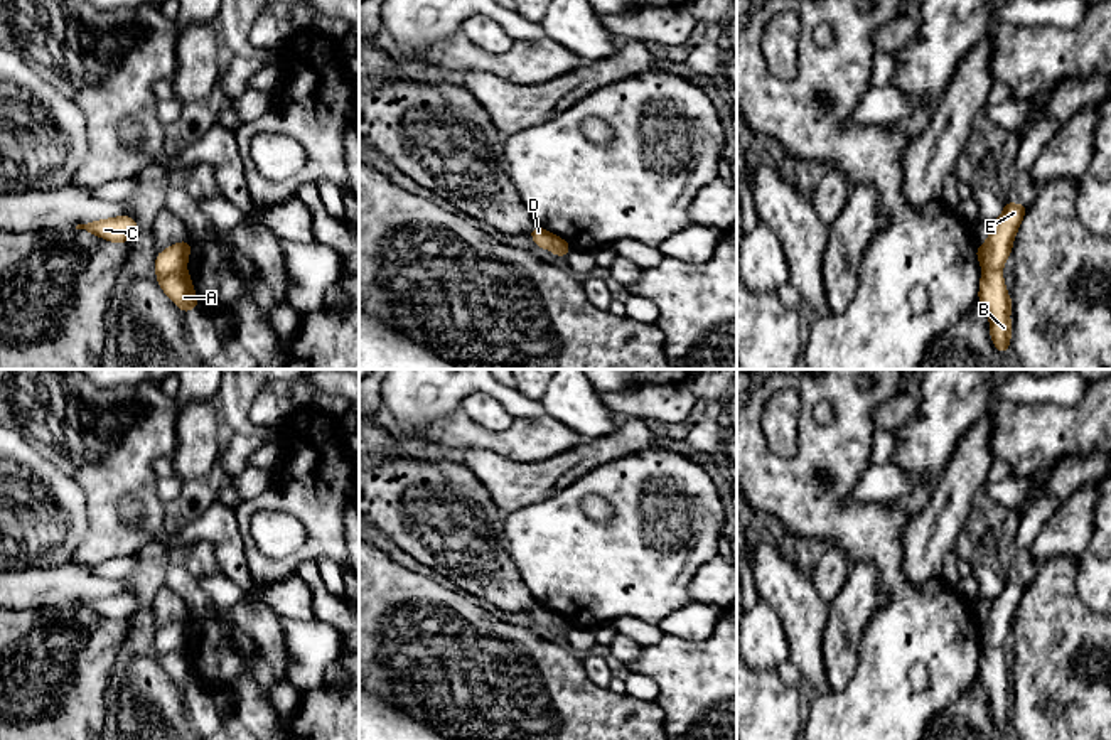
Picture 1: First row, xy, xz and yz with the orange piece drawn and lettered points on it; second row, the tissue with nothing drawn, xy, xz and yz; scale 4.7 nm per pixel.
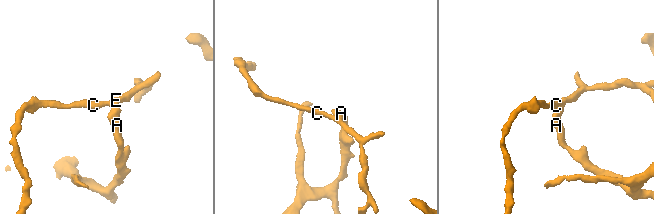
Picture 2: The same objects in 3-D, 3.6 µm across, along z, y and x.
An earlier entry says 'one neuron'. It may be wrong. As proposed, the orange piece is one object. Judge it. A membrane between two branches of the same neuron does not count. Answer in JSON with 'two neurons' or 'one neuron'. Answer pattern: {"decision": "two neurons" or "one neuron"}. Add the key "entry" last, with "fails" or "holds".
{"decision": "two neurons", "entry": "fails"}

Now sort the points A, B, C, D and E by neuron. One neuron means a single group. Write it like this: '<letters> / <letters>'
A B / C D E

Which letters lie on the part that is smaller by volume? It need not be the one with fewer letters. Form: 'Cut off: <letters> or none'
Cut off: C, D, E

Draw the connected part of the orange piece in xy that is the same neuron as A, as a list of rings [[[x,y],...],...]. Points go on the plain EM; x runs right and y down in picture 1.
[[[179,647],[160,657],[157,657],[160,666],[167,674],[184,689],[189,689],[199,683],[199,678],[194,671],[194,664],[187,647]]]

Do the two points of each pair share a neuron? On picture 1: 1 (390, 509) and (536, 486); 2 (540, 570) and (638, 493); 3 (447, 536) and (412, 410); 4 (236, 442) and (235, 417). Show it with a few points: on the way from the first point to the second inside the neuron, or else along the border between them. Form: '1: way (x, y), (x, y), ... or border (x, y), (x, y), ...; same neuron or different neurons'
1: border (466, 466), (484, 486), (491, 499), (508, 513); different neurons
2: way (567, 565), (579, 565), (624, 520); same neuron
3: border (388, 457), (437, 461); different neurons
4: border (267, 428), (262, 434), (233, 432); different neurons

